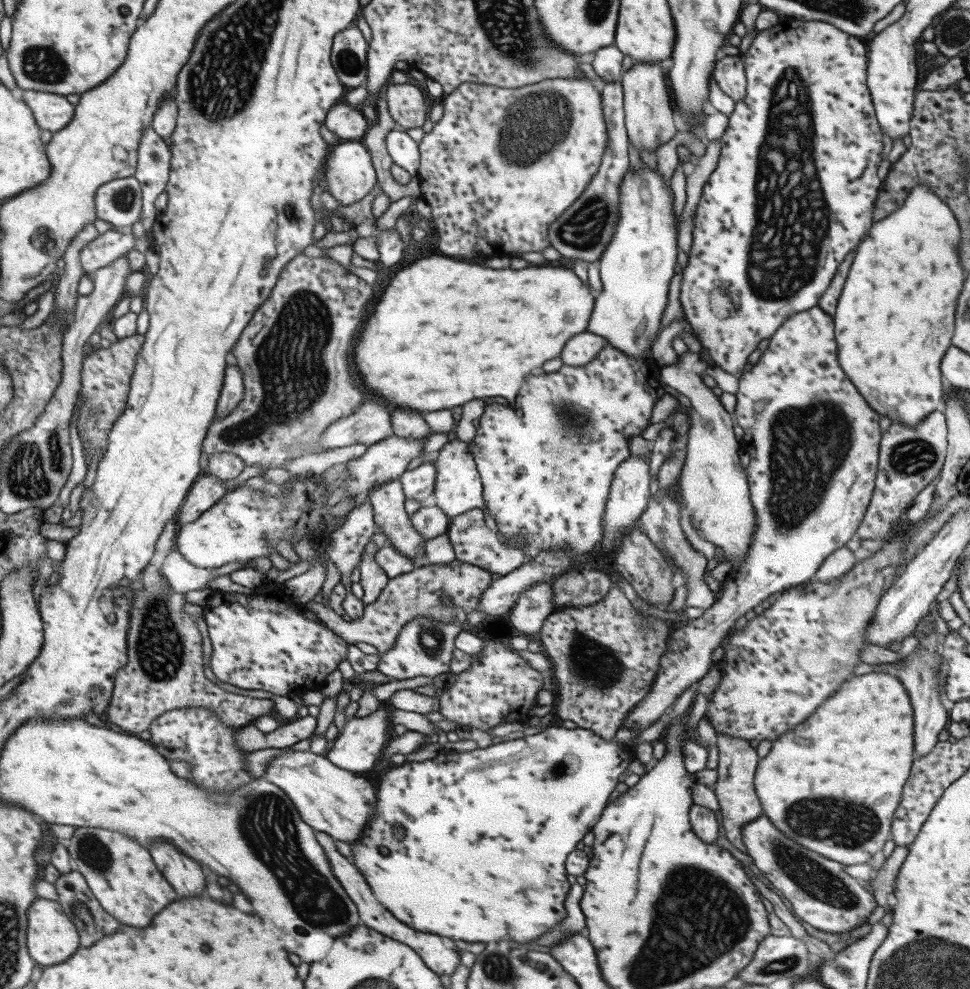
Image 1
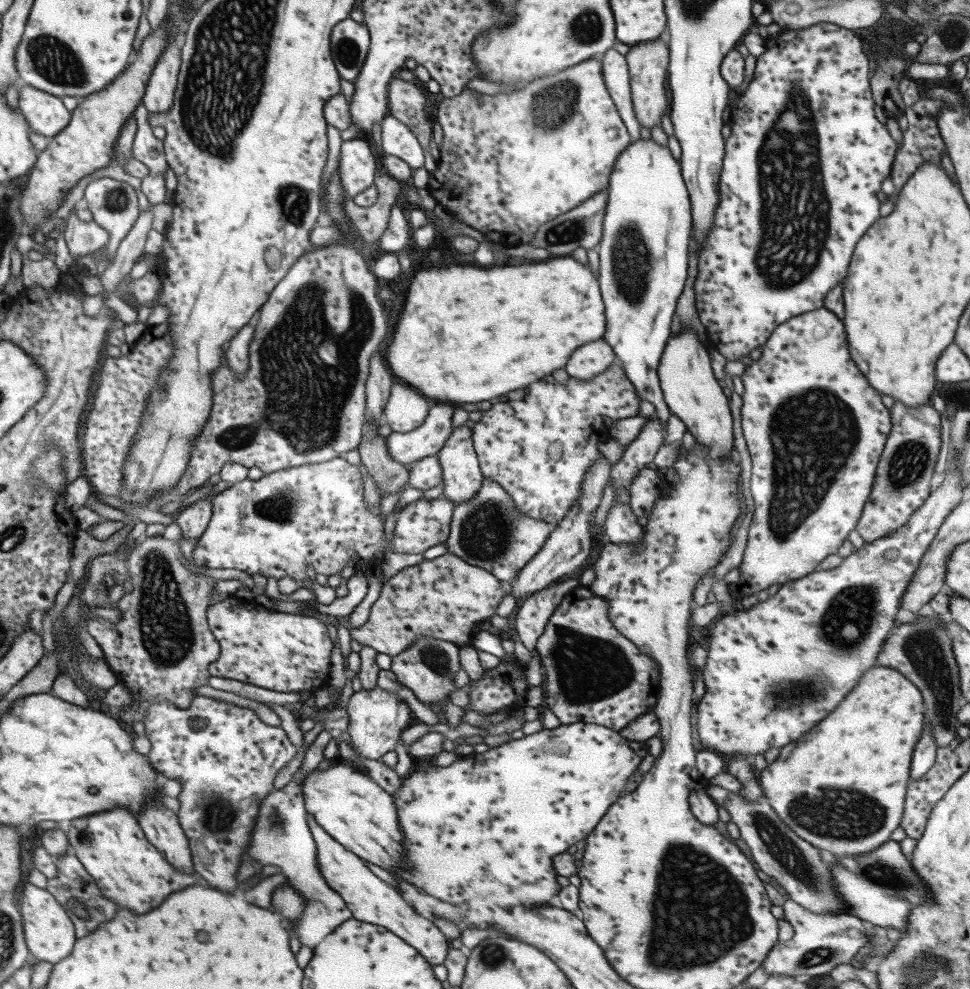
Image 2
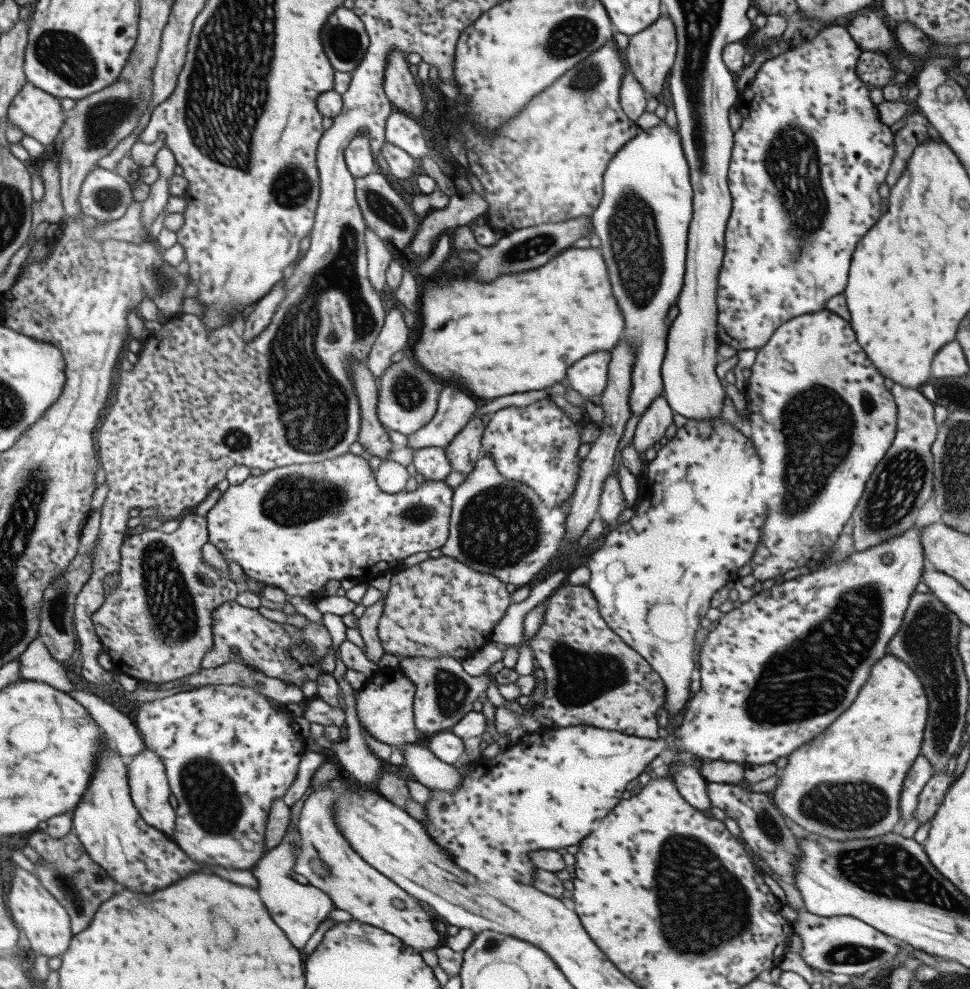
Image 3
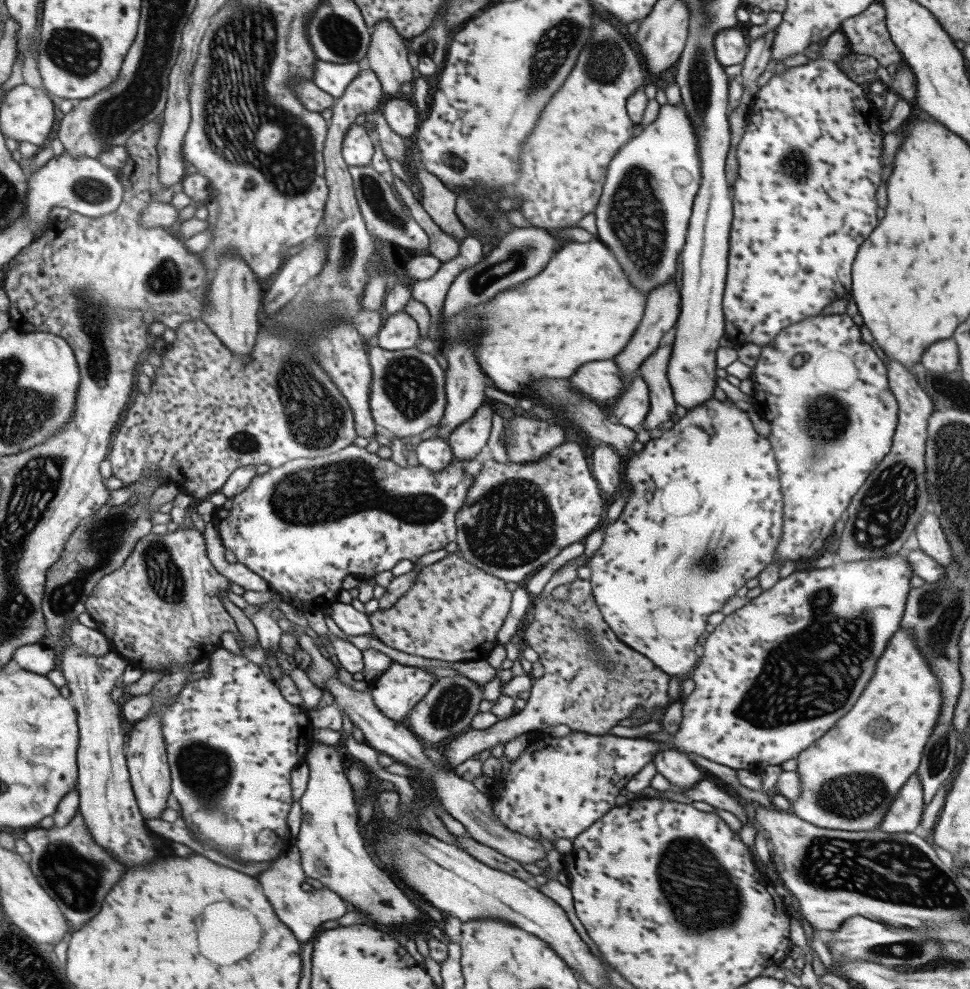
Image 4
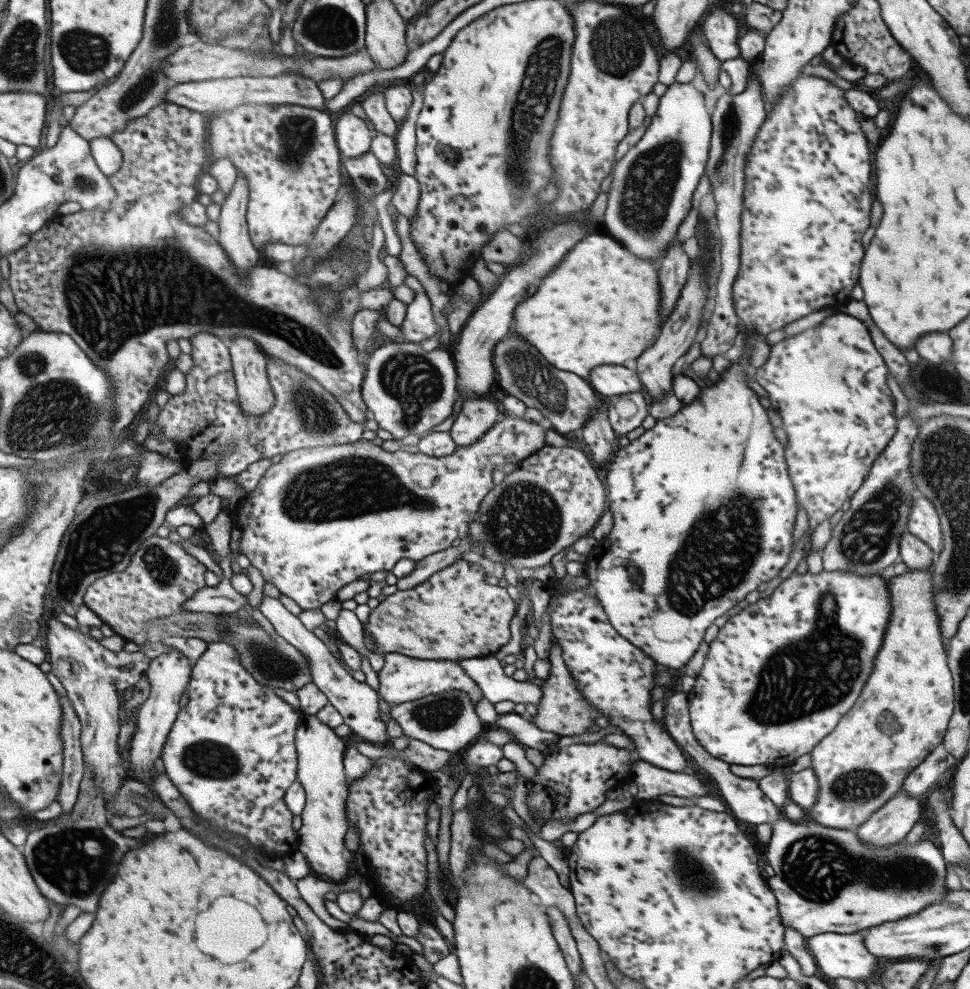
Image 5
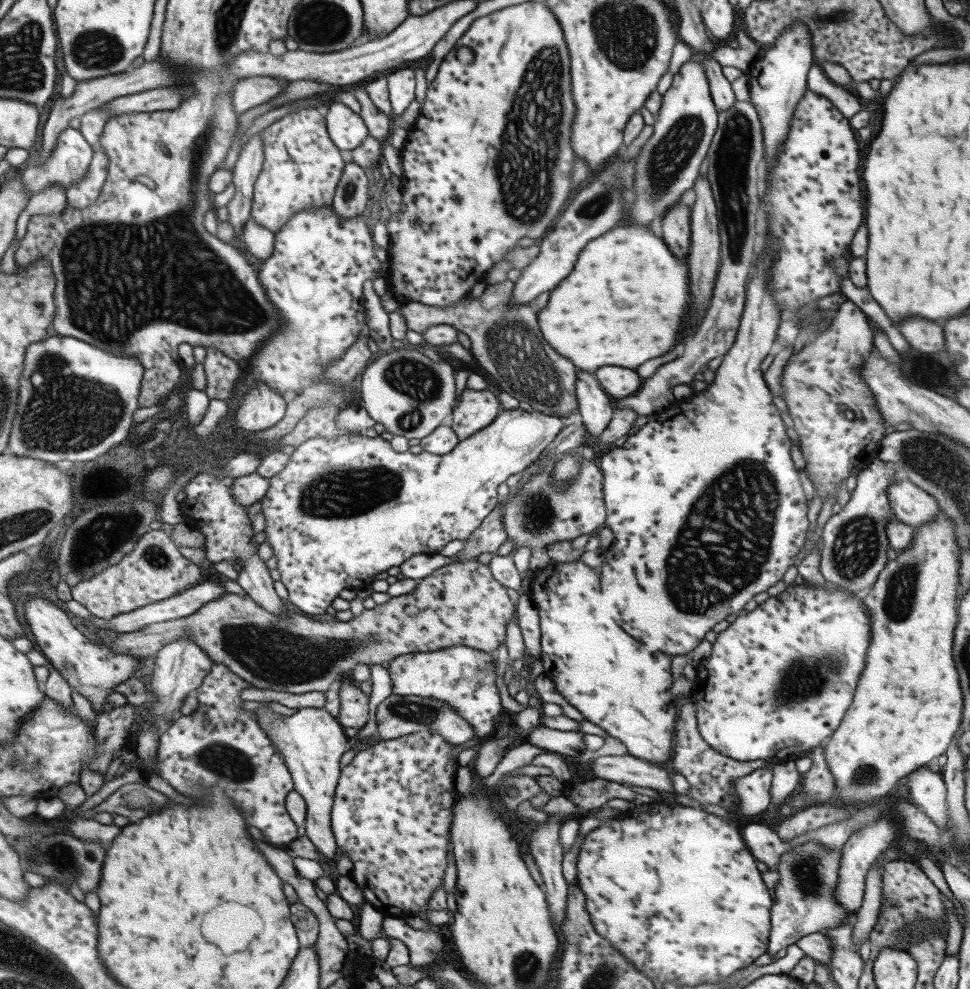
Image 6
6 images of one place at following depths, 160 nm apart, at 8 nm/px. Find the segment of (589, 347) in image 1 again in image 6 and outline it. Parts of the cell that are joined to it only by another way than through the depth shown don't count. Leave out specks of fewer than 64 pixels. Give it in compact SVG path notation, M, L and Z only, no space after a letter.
M601 366L594 375L605 394L620 399L636 393L642 384L642 379L633 372L617 366Z

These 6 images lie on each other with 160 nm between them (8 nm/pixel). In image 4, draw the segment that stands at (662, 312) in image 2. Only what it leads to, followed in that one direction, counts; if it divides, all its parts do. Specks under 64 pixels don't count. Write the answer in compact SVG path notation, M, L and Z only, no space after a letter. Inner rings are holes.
M681 103L660 106L655 120L643 126L639 136L631 137L608 162L602 191L593 212L596 238L613 252L633 286L643 290L645 294L673 277L677 254L684 245L687 222L700 180L695 131ZM640 376L632 380L612 404L613 421L631 428L642 424L648 411L648 390Z

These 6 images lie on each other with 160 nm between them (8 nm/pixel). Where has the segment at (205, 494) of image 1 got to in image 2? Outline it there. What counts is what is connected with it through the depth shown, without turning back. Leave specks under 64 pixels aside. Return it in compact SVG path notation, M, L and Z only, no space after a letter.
M208 499L195 501L178 512L177 523L184 540L197 541L212 515L212 503Z

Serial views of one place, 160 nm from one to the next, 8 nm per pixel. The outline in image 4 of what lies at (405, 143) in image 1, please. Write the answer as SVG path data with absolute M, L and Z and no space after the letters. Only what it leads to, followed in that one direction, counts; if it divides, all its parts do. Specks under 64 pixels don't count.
M393 97L383 104L380 114L389 128L396 132L406 144L412 140L412 136L415 136L421 114L418 110L413 109L413 106L409 106L409 102Z

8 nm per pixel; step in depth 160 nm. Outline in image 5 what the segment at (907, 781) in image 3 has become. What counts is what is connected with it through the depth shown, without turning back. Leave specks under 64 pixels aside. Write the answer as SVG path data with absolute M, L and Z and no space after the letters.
M899 790L853 832L859 841L871 846L889 846L901 842L917 819L921 818L921 803L919 799L911 798Z

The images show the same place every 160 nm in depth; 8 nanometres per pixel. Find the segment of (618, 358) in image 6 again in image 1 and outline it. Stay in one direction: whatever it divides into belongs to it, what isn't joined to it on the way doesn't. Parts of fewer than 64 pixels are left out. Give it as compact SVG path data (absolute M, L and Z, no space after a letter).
M429 256L429 258L421 258L417 262L413 262L411 266L397 271L391 282L387 284L387 288L381 294L379 304L375 304L373 314L367 318L361 336L355 344L355 368L363 378L363 386L375 394L385 398L390 408L403 407L417 411L420 414L433 412L436 410L451 409L453 406L461 406L469 400L475 398L487 398L487 396L503 396L507 398L506 402L512 403L513 396L517 394L517 388L521 386L521 380L535 370L537 366L541 366L543 362L557 358L563 344L579 334L585 332L590 314L592 313L595 293L591 288L575 276L571 269L557 268L557 266L531 266L531 268L523 268L523 270L509 270L509 268L501 268L501 270L493 270L493 268L483 268L477 264L465 264L465 262L455 262L451 258L445 256Z

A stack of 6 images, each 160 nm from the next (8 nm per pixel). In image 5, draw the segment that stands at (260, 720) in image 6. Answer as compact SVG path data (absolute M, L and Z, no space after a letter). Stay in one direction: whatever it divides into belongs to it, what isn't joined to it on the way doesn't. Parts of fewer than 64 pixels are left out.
M303 715L303 720L298 724L294 732L294 747L296 750L296 781L304 790L304 807L299 818L301 826L296 831L297 850L309 863L311 874L325 878L335 883L342 883L345 879L352 879L347 868L352 860L349 851L345 849L343 840L347 832L344 813L344 800L347 796L348 780L342 765L345 746L339 737L333 733L334 729L320 723L315 715Z

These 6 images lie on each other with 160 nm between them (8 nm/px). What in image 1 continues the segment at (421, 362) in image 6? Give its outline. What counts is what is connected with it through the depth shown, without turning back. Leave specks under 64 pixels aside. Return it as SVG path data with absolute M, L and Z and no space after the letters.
M403 407L390 409L390 426L392 434L398 437L425 439L431 432L422 414Z

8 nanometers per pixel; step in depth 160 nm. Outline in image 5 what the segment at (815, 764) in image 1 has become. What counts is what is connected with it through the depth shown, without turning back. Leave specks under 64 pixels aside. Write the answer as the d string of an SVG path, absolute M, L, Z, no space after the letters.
M933 567L927 570L907 570L901 576L888 578L891 618L887 622L881 648L875 654L873 670L853 708L843 714L837 726L809 752L810 768L818 780L818 795L815 804L804 810L804 813L821 826L853 831L899 791L903 779L940 744L945 734L945 726L953 708L953 688L951 674L945 664L939 618L931 598L931 577Z

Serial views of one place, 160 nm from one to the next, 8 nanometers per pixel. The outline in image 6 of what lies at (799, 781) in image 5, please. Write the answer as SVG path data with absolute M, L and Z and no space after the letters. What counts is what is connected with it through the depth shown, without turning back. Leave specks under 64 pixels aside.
M822 744L813 747L804 753L804 756L812 760L811 768L802 774L803 787L799 794L803 794L803 801L795 800L794 808L803 809L809 805L831 801L834 792L833 775L829 772Z

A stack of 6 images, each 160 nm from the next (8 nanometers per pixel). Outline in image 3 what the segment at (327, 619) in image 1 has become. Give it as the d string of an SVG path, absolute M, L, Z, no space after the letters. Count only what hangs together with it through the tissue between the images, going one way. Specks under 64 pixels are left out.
M447 556L426 558L413 567L394 571L385 597L381 617L377 619L377 636L385 653L401 657L451 656L459 661L475 654L490 641L493 627L505 615L512 596L508 595L505 584L495 576L472 570L461 562Z

